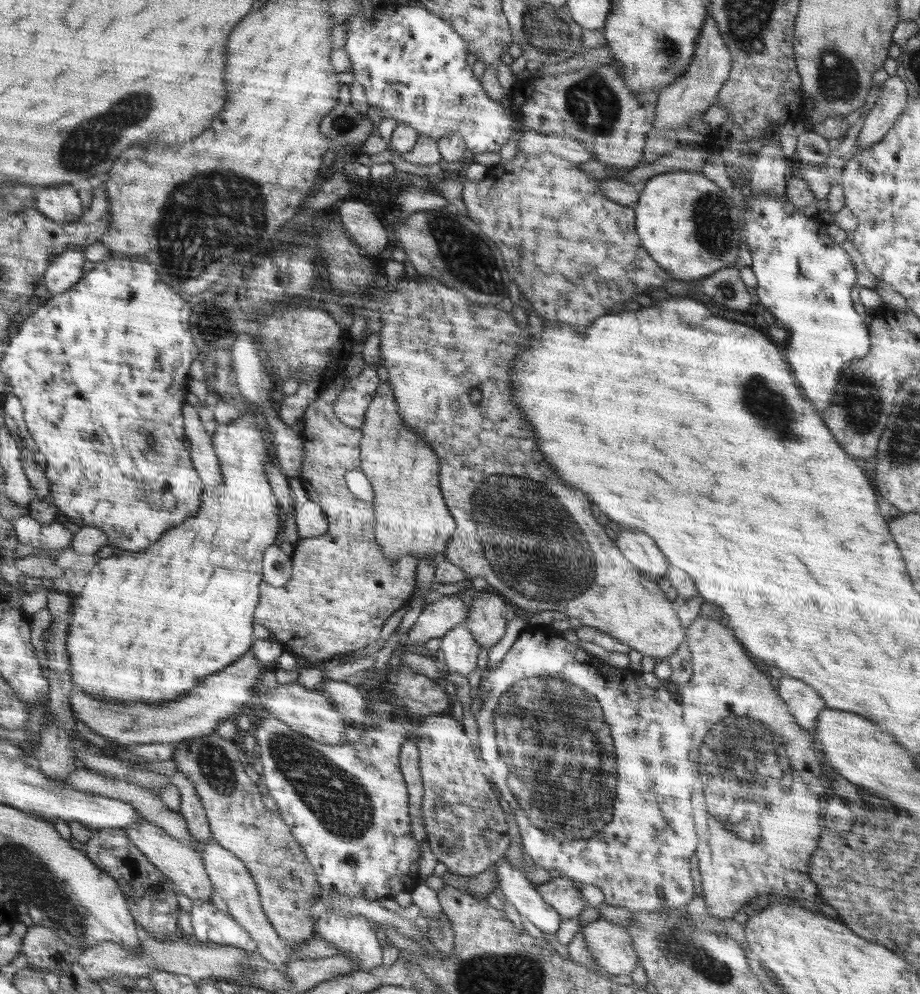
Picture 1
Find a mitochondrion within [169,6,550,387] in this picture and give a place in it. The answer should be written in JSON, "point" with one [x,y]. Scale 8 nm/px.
{"point":[467,258]}

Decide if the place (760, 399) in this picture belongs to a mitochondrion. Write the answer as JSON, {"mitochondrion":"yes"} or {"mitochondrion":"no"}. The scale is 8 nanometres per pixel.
{"mitochondrion":"yes"}

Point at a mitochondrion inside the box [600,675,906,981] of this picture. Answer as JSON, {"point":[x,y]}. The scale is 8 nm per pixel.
{"point":[745,749]}

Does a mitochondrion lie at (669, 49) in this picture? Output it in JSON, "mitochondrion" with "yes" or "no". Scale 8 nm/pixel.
{"mitochondrion":"yes"}

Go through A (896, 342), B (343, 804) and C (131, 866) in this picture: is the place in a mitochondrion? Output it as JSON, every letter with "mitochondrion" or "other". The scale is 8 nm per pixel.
{"A":"other","B":"mitochondrion","C":"mitochondrion"}

